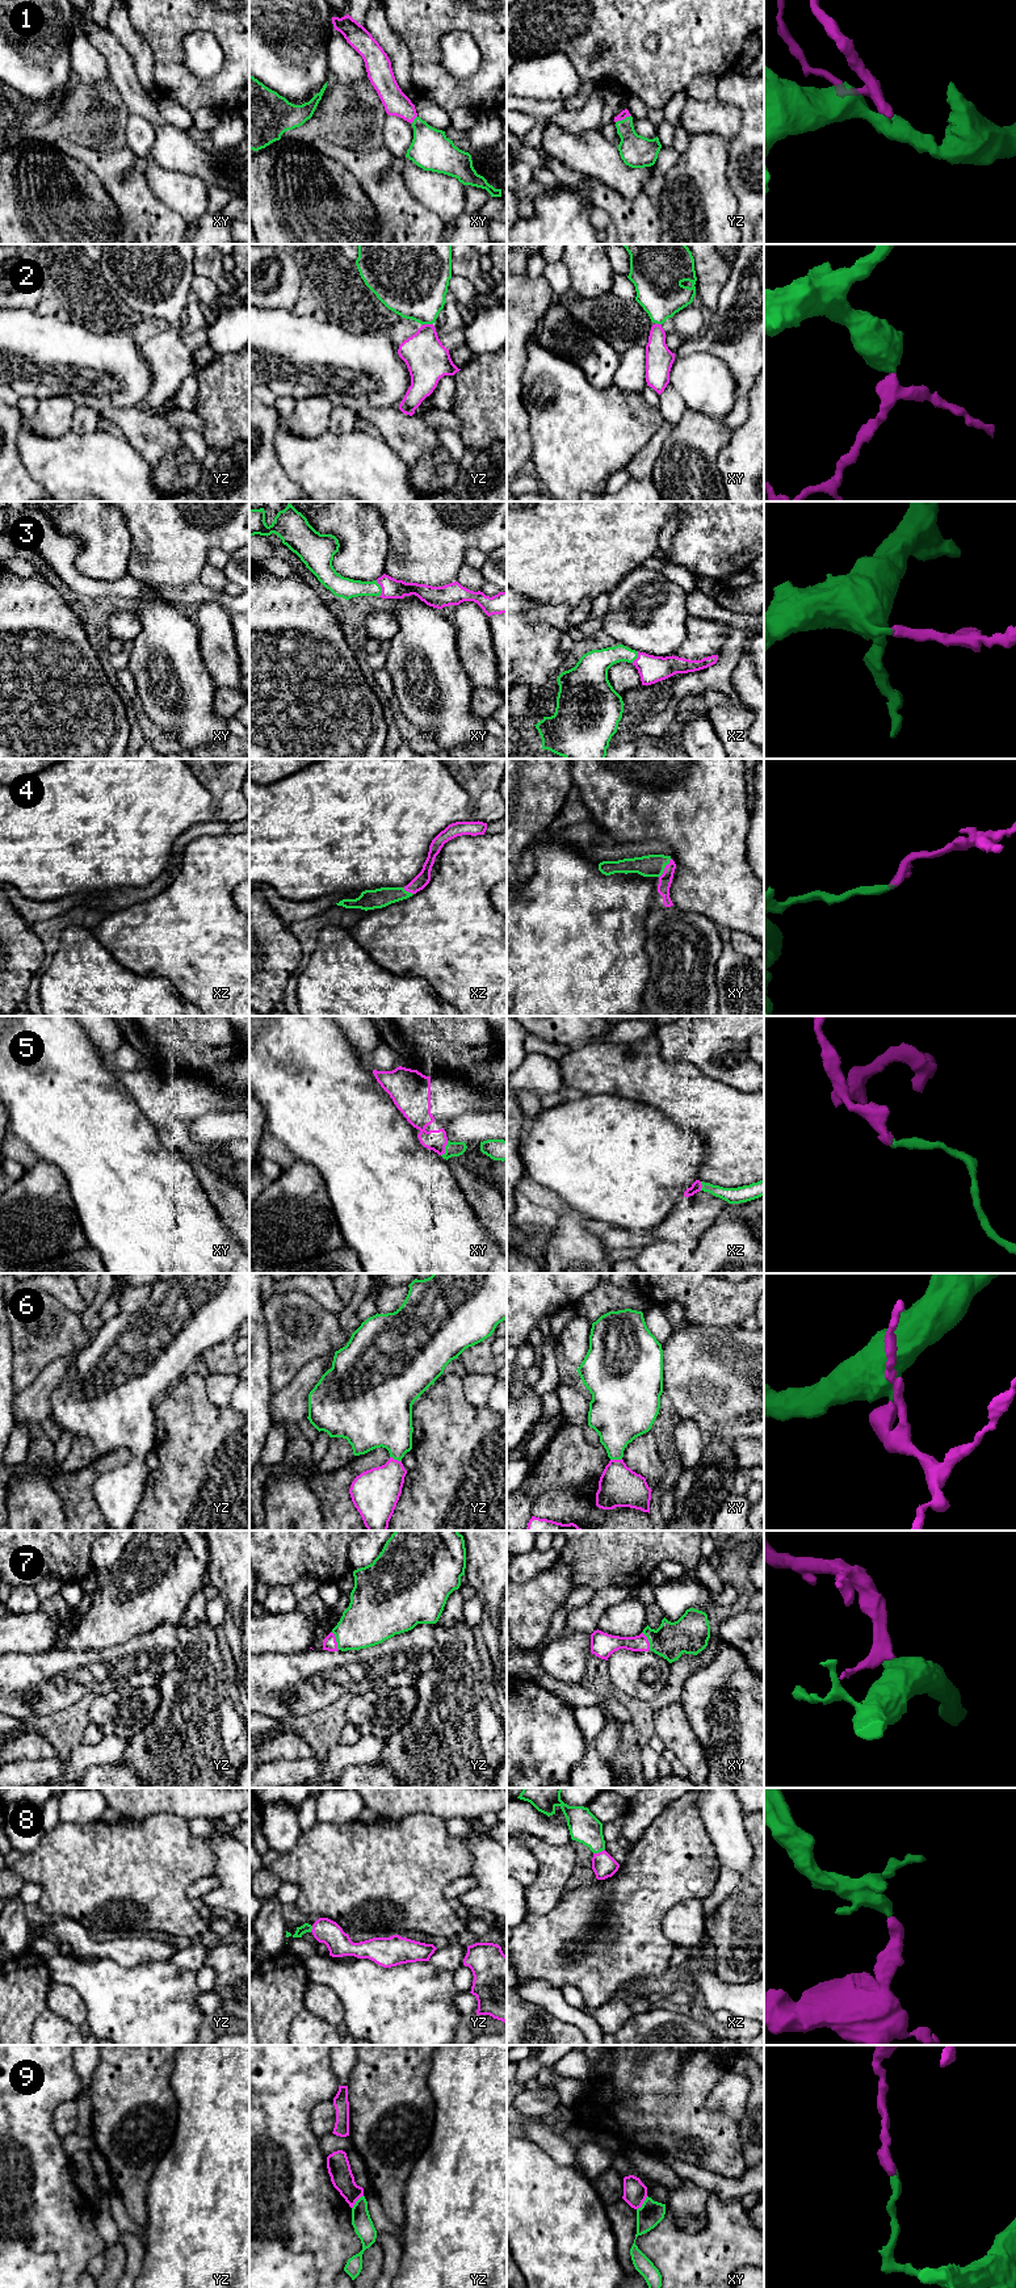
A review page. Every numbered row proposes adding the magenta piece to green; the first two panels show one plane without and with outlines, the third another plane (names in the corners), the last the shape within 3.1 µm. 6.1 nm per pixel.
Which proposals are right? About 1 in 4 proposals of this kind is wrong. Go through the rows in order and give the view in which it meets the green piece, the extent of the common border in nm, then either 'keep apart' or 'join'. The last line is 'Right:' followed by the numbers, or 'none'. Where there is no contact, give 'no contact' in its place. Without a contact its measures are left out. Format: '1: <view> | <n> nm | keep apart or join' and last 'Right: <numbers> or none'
1: yz | 110 nm | join
2: yz | 60 nm | join
3: xy | 110 nm | join
4: xy | 140 nm | join
5: xy | 100 nm | join
6: yz | 80 nm | join
7: yz | 120 nm | join
8: xz | 80 nm | join
9: xy | 110 nm | keep apart
Right: 1, 2, 3, 4, 5, 6, 7, 8

